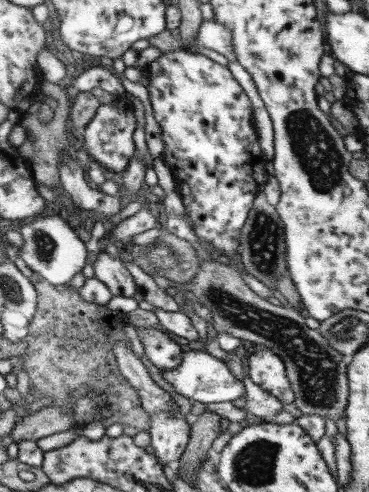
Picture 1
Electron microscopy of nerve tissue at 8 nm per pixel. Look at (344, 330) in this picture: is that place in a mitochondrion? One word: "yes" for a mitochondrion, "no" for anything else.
yes

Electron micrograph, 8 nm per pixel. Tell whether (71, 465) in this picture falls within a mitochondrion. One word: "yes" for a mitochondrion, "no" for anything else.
no

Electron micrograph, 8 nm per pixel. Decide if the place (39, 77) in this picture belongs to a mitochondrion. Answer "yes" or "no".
no

